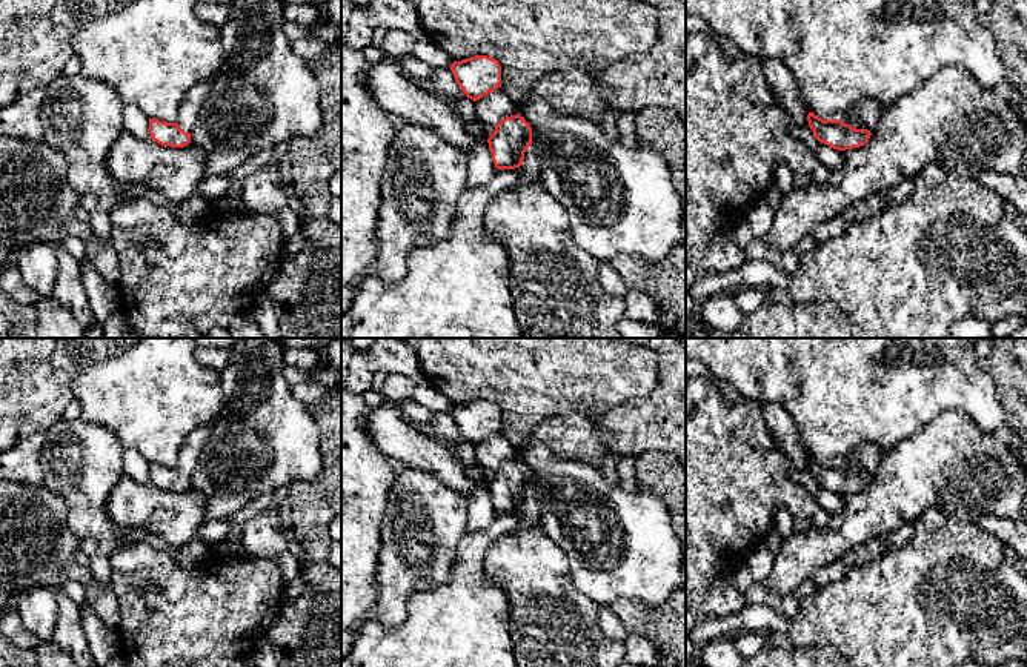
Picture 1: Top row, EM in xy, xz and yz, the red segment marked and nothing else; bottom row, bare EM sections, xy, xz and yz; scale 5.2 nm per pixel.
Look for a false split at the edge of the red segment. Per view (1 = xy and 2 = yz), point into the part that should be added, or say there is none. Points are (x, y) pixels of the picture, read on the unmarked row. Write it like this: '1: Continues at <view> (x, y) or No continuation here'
1: Continues at xy (188, 457)
2: Continues at yz (866, 460)

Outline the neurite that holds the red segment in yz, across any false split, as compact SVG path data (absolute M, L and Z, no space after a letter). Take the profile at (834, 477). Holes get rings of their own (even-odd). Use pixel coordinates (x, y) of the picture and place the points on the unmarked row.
M862 443L847 464L823 464L809 456L807 466L818 486L838 493L864 490L876 475L884 453L872 443Z

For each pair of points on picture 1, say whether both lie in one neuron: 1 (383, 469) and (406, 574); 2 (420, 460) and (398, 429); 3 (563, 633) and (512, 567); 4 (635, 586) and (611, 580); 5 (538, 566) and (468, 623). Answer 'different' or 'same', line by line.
1: different
2: same
3: same
4: same
5: different

